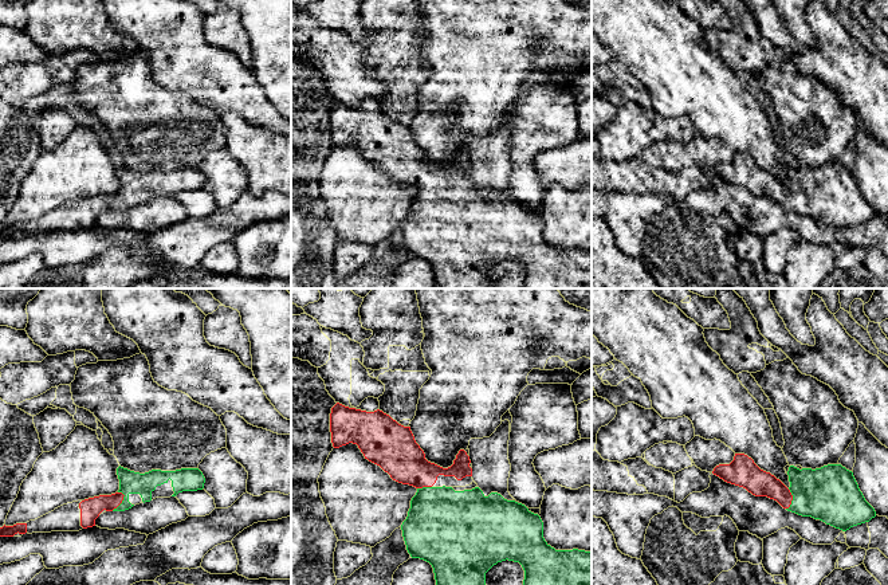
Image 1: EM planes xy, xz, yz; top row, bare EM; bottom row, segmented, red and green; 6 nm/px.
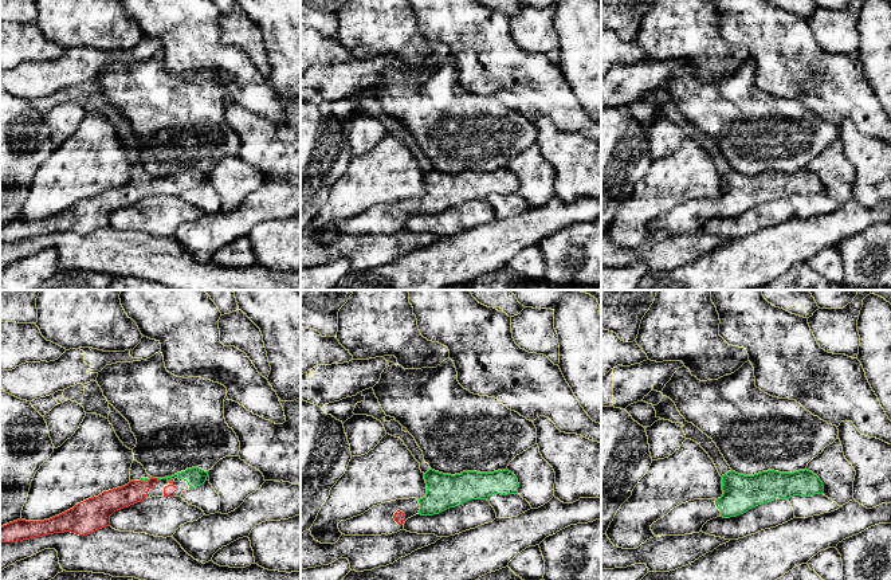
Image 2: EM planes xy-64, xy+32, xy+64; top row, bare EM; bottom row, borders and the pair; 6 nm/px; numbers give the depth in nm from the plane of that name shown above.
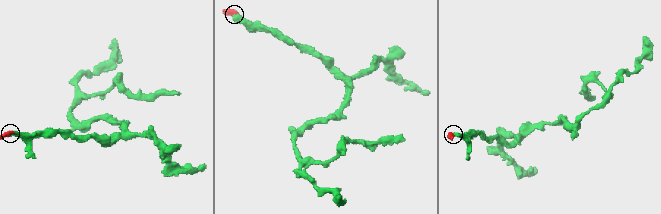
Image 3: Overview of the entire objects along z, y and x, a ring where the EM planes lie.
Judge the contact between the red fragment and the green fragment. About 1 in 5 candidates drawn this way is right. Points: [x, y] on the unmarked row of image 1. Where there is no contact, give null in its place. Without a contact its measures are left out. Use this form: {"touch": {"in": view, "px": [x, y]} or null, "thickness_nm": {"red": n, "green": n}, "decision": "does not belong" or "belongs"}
{"touch": {"in": "xy", "px": [121, 201]}, "thickness_nm": {"red": 130, "green": 140}, "decision": "belongs"}

